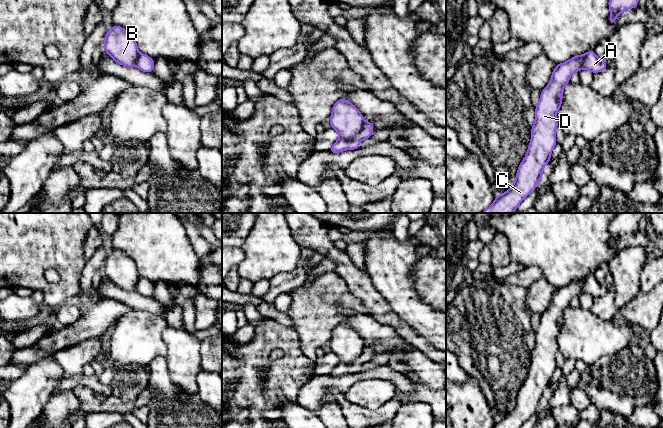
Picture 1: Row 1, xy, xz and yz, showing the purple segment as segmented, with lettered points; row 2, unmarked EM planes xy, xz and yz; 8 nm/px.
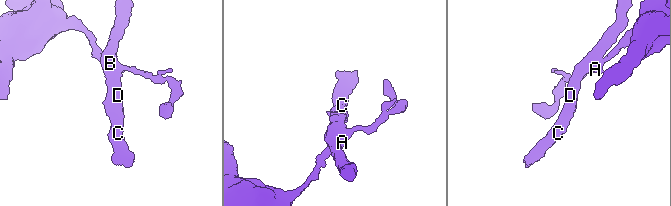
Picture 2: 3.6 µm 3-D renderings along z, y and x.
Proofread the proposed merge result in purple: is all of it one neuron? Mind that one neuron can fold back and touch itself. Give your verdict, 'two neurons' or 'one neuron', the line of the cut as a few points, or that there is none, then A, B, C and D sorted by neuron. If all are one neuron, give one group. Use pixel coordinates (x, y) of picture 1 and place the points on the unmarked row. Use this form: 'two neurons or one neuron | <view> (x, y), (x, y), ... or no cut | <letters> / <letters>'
two neurons | xz (365, 346), (363, 351), (352, 361), (340, 361) | A / B C D

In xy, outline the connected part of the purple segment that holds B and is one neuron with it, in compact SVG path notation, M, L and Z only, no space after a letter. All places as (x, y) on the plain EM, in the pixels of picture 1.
M114 249L106 256L103 270L104 275L118 288L135 290L139 274L135 262L125 252Z

